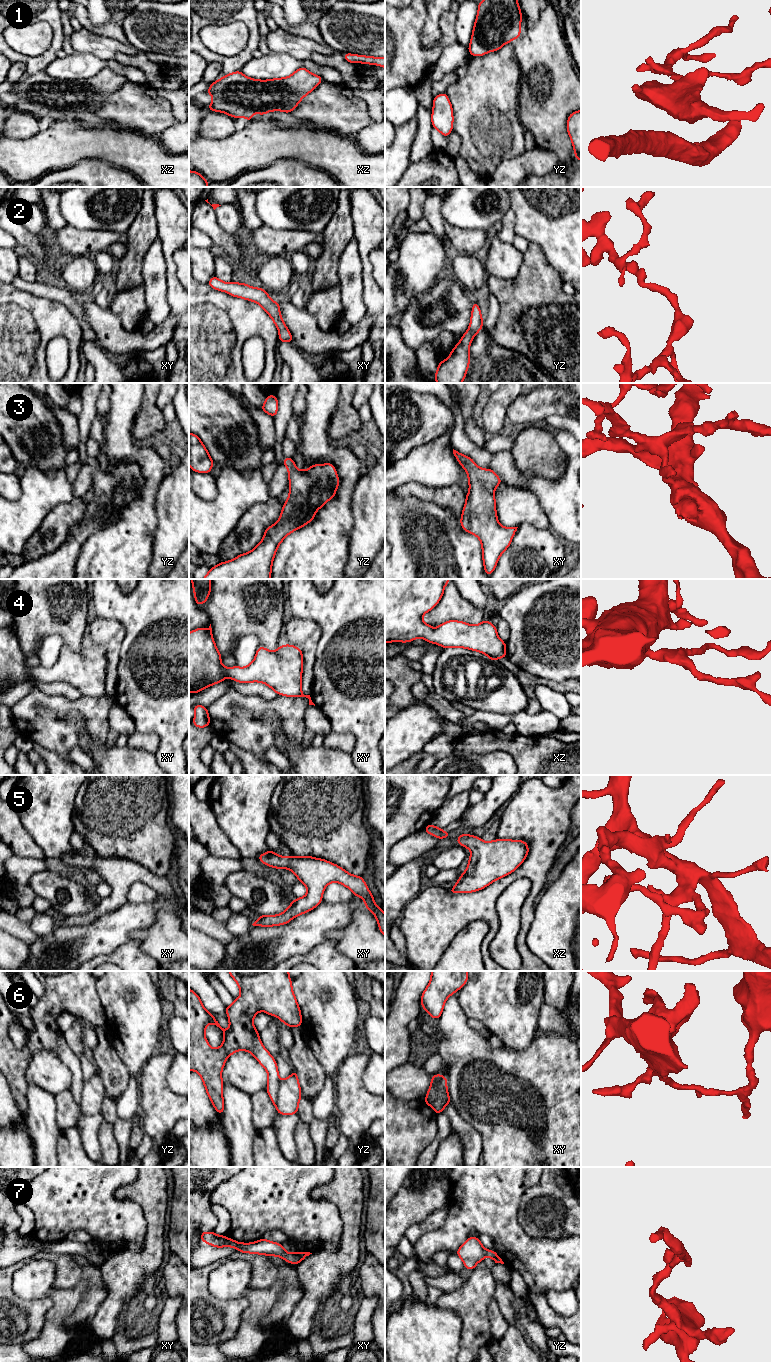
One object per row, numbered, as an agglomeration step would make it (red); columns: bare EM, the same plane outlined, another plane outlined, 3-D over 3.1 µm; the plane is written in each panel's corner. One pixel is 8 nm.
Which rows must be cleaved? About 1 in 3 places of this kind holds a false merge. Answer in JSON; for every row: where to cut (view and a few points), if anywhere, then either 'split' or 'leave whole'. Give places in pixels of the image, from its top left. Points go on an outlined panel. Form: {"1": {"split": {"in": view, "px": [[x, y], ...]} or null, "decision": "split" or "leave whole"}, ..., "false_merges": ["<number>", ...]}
{"1": {"split": null, "decision": "leave whole"}, "2": {"split": null, "decision": "leave whole"}, "3": {"split": null, "decision": "leave whole"}, "4": {"split": null, "decision": "leave whole"}, "5": {"split": null, "decision": "leave whole"}, "6": {"split": {"in": "yz", "px": [[281, 1081], [278, 1087], [276, 1107]]}, "decision": "split"}, "7": {"split": {"in": "xy", "px": [[296, 1253], [301, 1259]]}, "decision": "split"}, "false_merges": ["6", "7"]}

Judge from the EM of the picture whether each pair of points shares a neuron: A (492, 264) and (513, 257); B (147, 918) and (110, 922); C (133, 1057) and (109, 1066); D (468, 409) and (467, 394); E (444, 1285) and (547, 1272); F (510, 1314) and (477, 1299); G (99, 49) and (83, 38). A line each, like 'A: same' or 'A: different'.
A: same
B: same
C: different
D: same
E: different
F: different
G: same

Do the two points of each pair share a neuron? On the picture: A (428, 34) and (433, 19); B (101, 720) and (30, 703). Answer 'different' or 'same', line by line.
A: same
B: same

